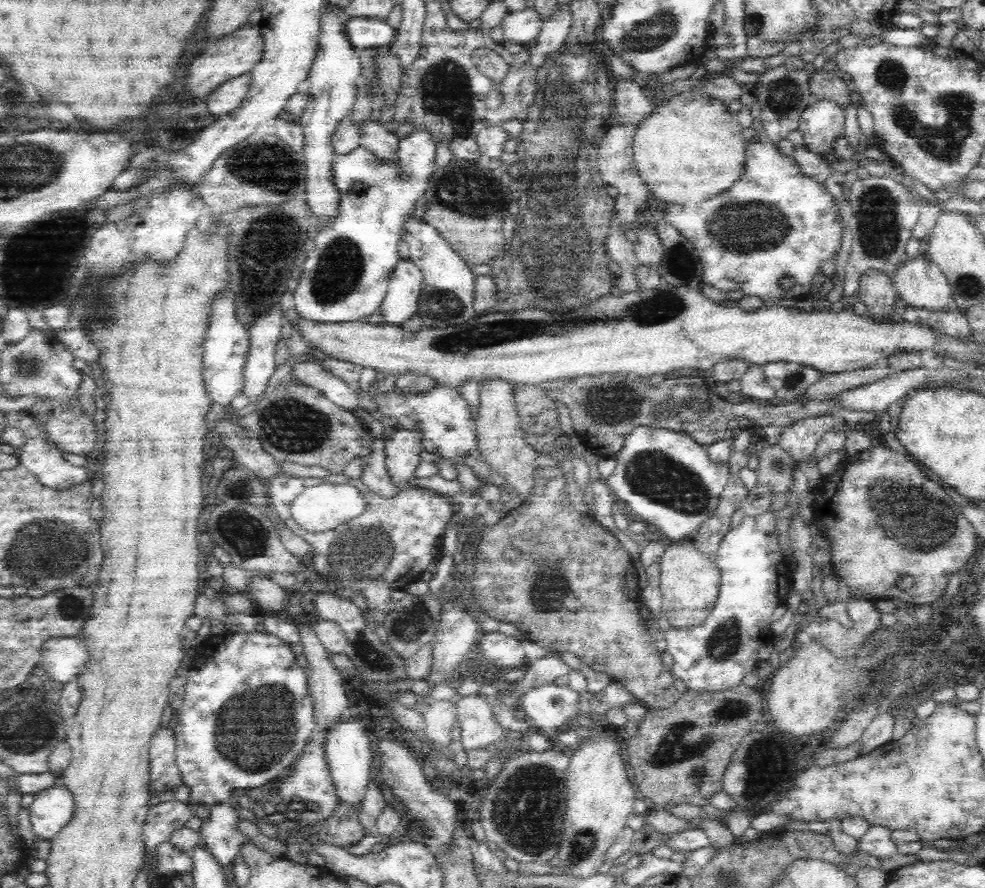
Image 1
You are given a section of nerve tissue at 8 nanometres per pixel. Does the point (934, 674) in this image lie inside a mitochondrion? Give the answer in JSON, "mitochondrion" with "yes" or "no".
{"mitochondrion":"yes"}

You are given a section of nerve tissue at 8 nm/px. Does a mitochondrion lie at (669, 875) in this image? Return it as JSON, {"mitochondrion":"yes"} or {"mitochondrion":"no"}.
{"mitochondrion":"no"}

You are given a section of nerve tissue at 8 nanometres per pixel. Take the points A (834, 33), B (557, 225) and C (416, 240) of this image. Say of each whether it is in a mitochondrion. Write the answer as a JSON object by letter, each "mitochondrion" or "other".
{"A":"other","B":"mitochondrion","C":"other"}

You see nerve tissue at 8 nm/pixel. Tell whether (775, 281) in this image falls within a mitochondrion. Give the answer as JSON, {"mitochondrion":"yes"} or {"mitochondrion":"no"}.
{"mitochondrion":"no"}

